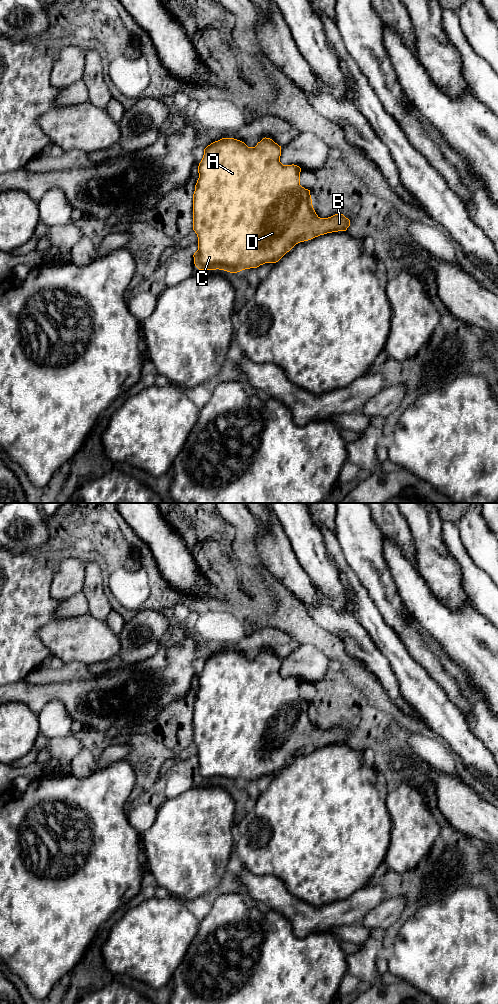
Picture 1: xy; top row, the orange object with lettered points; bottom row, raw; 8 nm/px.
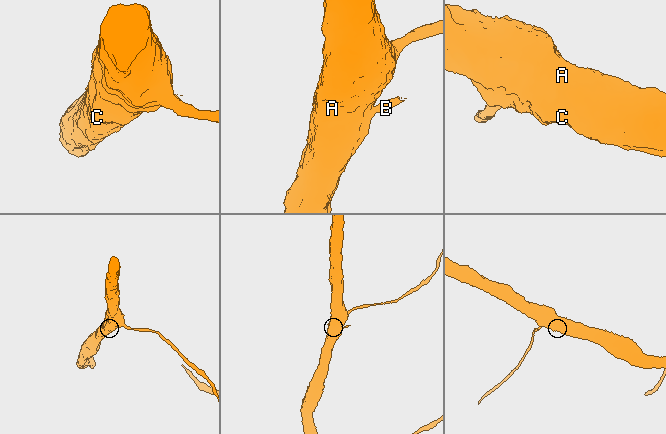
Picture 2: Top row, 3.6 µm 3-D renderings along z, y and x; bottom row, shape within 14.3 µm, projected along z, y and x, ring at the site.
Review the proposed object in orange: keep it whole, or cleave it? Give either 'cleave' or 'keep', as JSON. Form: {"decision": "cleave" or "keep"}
{"decision": "keep"}

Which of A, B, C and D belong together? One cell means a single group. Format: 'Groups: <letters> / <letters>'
Groups: A B C D

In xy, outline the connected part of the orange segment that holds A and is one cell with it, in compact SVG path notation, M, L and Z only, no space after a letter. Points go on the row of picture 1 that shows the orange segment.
M222 138L208 145L204 149L204 155L198 166L199 178L193 194L193 230L198 237L198 250L194 253L194 264L199 270L224 270L237 273L245 269L257 268L265 263L278 262L296 244L311 240L327 233L346 231L350 226L350 220L338 213L328 218L320 218L312 205L310 190L300 185L301 168L297 165L283 165L280 162L281 146L270 138L263 138L255 147L248 147L244 142L234 138Z

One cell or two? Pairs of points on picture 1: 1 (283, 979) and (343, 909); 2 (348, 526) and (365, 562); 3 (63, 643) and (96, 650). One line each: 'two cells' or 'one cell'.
1: two cells
2: one cell
3: one cell

